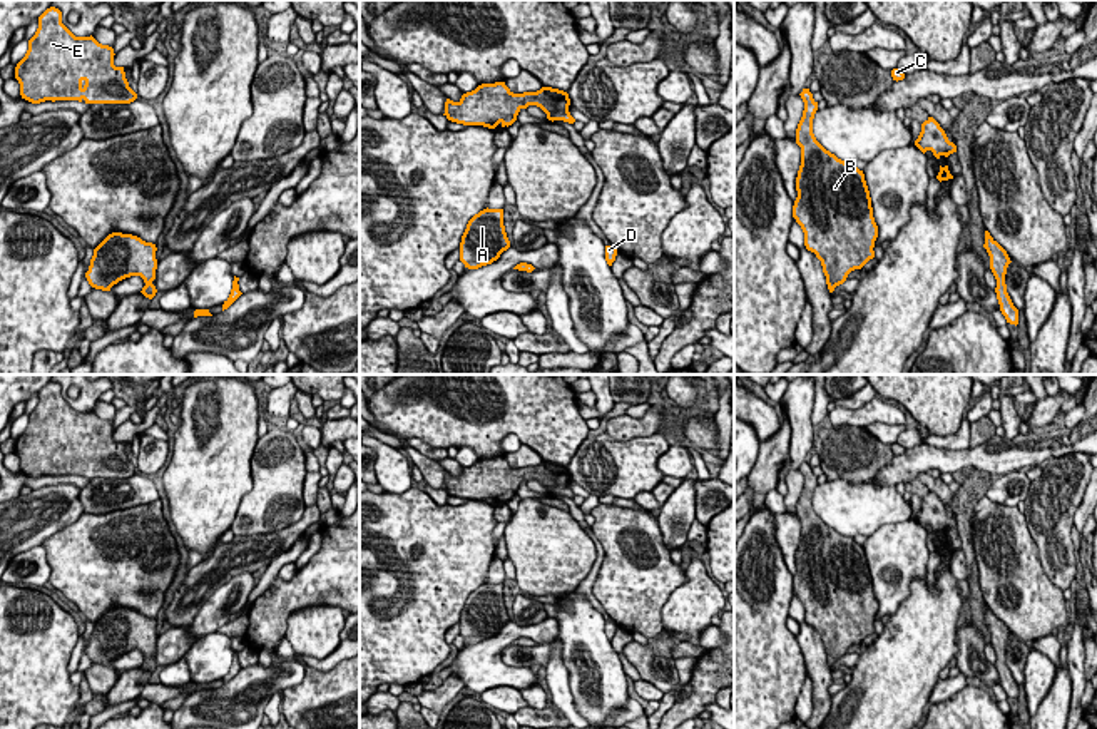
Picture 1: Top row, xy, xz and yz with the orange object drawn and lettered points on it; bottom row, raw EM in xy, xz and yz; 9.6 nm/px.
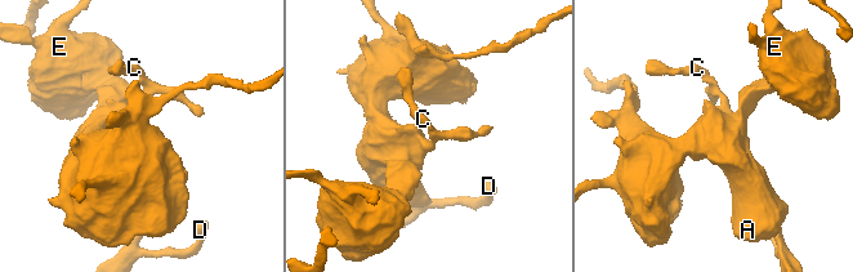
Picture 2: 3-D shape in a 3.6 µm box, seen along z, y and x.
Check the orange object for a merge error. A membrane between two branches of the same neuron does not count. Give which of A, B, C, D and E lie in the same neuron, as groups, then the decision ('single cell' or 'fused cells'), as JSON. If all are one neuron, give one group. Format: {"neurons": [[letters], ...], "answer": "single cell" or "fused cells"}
{"neurons": [["A", "B", "C", "D", "E"]], "answer": "single cell"}

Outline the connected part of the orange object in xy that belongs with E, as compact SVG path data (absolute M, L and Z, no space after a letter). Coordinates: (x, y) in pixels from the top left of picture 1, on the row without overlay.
M47 383L38 391L38 403L28 415L25 431L15 441L22 473L40 478L45 475L79 475L85 478L130 478L137 468L129 461L124 441L114 440L114 423L90 411L75 411L64 398L62 386Z

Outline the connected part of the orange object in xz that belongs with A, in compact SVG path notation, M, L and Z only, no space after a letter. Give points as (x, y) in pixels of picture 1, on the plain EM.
M487 582L468 595L460 617L460 635L468 644L478 644L497 635L508 622L503 584Z

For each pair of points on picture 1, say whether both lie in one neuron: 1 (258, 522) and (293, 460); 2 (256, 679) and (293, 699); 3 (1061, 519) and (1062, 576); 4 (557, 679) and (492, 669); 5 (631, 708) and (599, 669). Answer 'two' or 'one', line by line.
1: one
2: two
3: one
4: two
5: two

